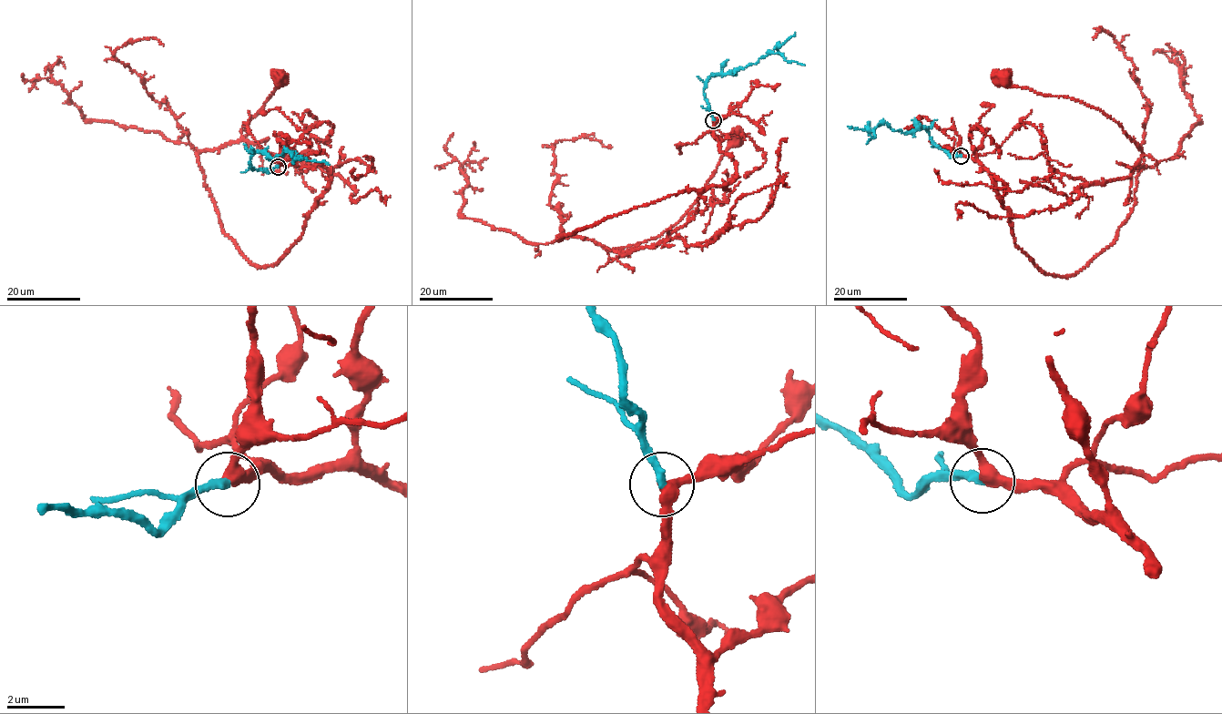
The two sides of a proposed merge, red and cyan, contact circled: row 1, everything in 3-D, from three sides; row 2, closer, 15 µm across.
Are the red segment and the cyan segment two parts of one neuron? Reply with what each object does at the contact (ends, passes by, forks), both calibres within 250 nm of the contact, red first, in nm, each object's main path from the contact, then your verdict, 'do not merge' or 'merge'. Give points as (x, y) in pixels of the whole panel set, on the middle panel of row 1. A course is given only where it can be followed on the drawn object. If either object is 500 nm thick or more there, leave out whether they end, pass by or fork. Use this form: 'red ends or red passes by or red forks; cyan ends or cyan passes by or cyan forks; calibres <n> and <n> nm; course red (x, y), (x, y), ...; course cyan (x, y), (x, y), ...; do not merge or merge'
red passes by; cyan ends; calibres 360 and 280 nm; course red (714, 120), (732, 181), (559, 239), (563, 230), (609, 249), (656, 239), (698, 198), (733, 137); course cyan (714, 120), (704, 88), (713, 75), (731, 74), (770, 53), (782, 54), (787, 61), (804, 65); merge

